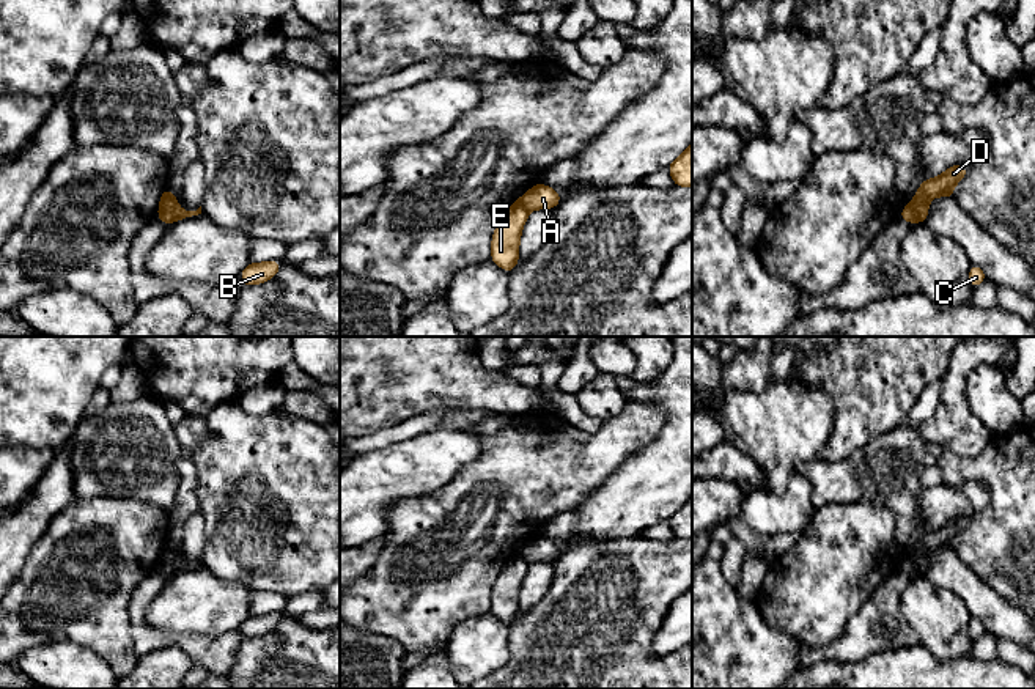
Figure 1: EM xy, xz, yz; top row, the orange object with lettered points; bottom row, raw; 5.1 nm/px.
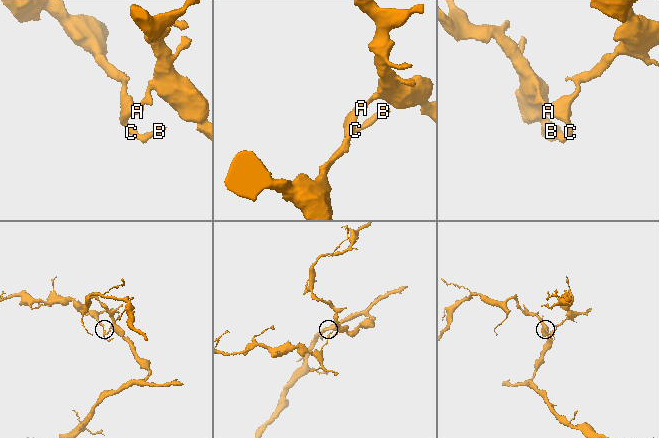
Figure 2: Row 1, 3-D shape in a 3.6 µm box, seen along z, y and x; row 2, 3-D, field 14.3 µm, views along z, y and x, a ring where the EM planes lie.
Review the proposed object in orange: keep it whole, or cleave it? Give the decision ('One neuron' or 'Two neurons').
Two neurons

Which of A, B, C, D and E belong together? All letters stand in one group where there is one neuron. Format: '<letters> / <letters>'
A / B C D E

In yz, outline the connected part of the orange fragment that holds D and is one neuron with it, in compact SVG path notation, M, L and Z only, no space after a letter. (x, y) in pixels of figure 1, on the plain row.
M952 518L934 532L923 532L914 552L915 574L925 576L928 571L928 554L937 547L953 551L953 540L967 527L966 518Z

